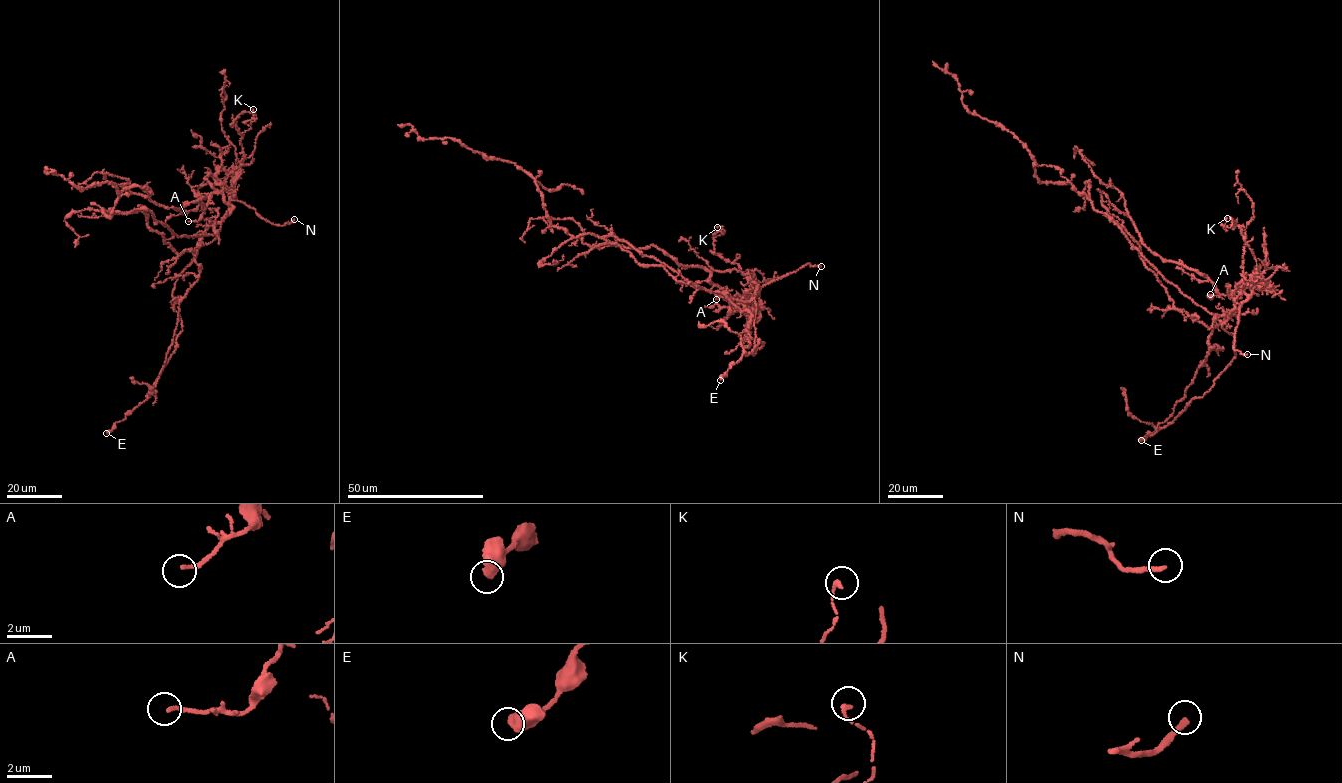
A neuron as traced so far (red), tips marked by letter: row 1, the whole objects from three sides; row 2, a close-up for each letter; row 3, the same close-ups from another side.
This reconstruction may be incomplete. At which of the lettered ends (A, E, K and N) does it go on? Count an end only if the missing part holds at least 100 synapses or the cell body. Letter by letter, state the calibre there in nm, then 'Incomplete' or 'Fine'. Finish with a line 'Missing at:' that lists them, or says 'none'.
A: Thickness 180 nm. Fine
E: Thickness 700 nm. Fine
K: Thickness 170 nm. Fine
N: Thickness 240 nm. Incomplete
Missing at: N

